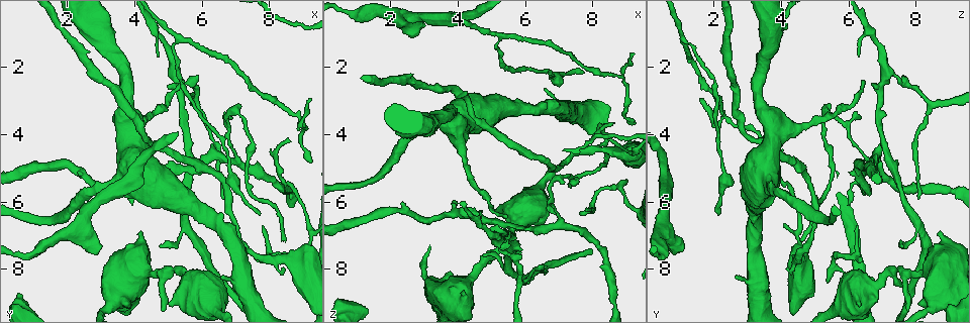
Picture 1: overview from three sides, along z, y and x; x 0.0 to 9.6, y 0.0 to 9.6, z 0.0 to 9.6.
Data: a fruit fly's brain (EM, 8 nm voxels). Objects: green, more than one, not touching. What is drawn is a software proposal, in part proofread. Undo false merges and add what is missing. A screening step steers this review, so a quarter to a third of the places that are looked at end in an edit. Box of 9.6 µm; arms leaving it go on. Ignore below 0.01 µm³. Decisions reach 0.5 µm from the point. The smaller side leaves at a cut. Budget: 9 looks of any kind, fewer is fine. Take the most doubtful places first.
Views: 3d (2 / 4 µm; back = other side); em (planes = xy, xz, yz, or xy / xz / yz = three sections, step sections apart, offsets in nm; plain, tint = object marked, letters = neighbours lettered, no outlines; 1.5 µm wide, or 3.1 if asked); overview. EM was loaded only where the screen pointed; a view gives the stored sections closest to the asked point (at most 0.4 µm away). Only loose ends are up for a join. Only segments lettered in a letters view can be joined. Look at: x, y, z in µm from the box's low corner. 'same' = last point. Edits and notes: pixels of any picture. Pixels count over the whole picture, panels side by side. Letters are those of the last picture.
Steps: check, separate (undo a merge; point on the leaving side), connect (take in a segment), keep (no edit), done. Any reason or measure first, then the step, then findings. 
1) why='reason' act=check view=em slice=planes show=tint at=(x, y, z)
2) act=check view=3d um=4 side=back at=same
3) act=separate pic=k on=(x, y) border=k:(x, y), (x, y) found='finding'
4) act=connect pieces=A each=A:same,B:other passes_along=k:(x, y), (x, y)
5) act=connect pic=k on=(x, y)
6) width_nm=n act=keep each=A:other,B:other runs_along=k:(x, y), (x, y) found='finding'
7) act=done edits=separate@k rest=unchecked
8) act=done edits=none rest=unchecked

why='thin end' act=check view=em slice=planes show=letters at=(4.70, 1.70, 6.30)

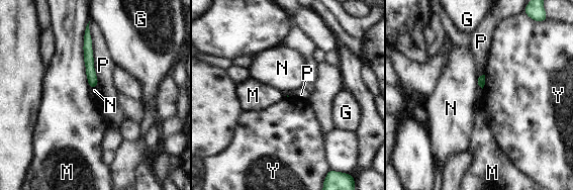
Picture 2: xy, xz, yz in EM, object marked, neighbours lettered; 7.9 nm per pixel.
longest_contact=P:500nm act=keep each=G:other,M:other,N:other,P:other,Y:other found='no lettered segment goes on from it'

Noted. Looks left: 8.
why='tapers out' act=check view=em slice=planes show=letters at=(4.70, 7.35, 7.60)

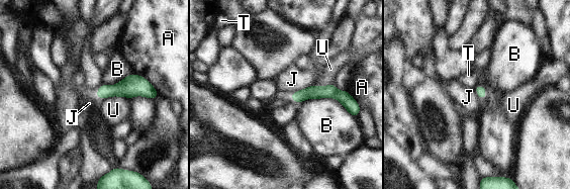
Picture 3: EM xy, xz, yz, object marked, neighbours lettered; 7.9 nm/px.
width_nm=80 act=keep each=A:other,B:other,J:other,T:other,U:other border=3:(312, 84), (294, 91), (289, 96) found='none of them fits'

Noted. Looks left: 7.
why='thin end' act=check view=em slice=planes show=letters at=(7.70, 6.40, 2.15)

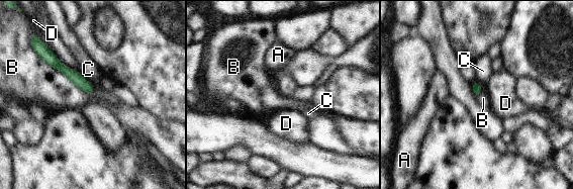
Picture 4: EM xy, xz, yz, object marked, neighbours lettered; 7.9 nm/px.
longest_contact=B:550nm act=keep each=A:other,B:other,C:other,D:other border=4:(34, 53), (92, 95) found='none of them fits'

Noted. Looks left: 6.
why='sharp bend' act=check view=em slice=xy step=4 show=plain at=(7.25, 3.60, 5.25)

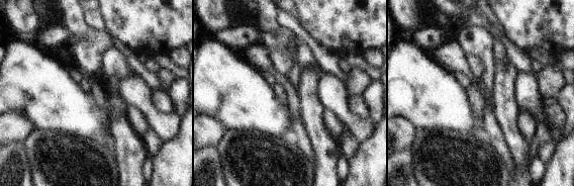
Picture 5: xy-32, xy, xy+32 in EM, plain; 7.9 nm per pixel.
why='with the object marked' act=check view=em slice=xy step=4 show=tint at=same

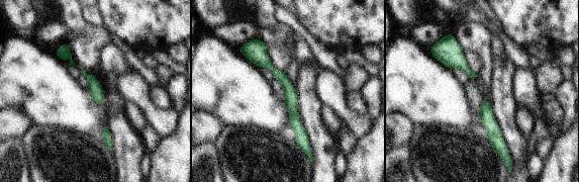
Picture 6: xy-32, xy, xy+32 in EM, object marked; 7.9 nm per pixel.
why='what lies round it' act=check view=em slice=xy step=4 show=letters at=same

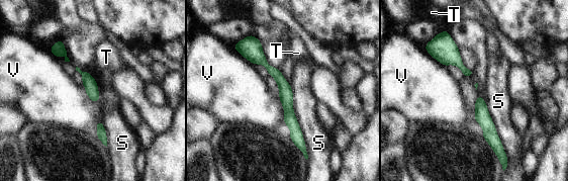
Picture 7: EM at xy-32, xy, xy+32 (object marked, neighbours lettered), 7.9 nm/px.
width_nm=100 act=keep each=S:other,T:other,V:other border=7:(82, 83), (87, 96), (98, 102) found='continuous, no second neuron'

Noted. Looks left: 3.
act=done edits=none rest=unchecked

